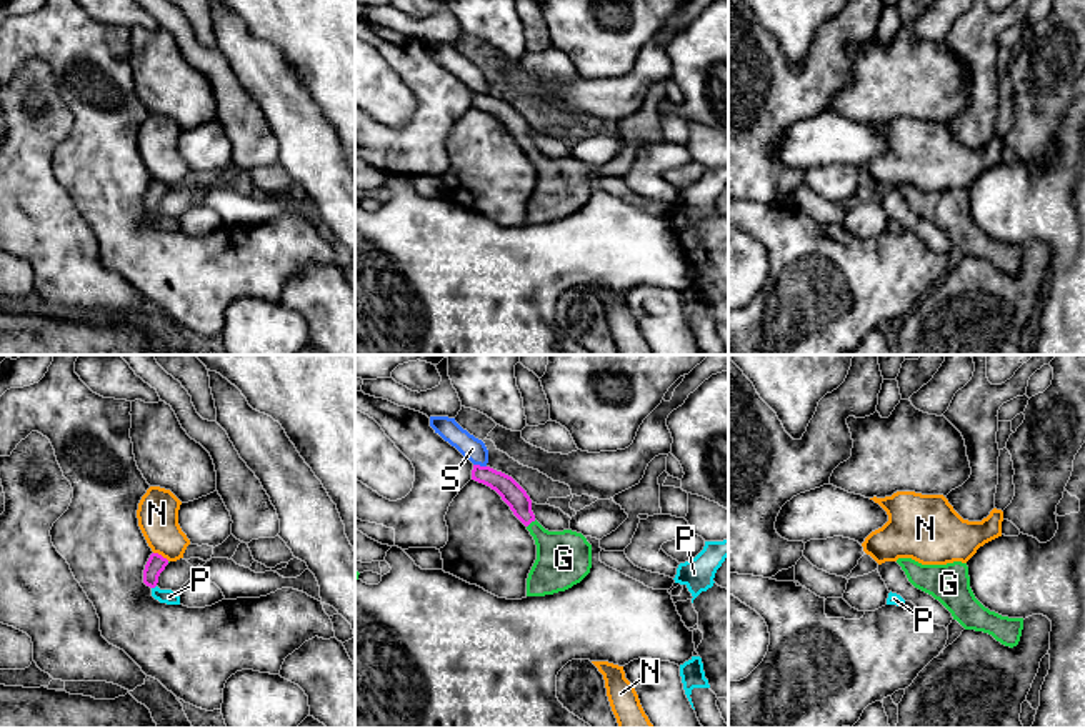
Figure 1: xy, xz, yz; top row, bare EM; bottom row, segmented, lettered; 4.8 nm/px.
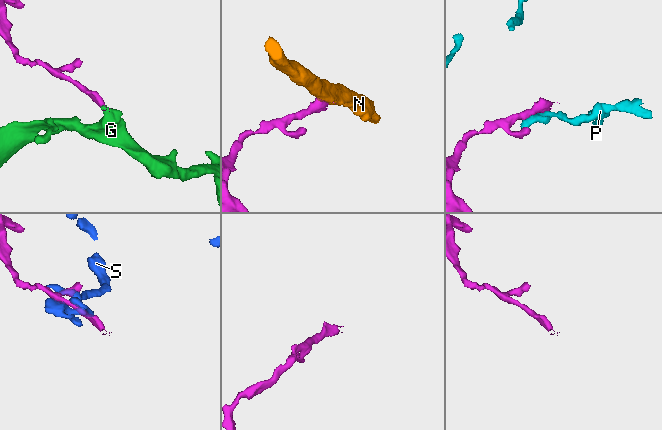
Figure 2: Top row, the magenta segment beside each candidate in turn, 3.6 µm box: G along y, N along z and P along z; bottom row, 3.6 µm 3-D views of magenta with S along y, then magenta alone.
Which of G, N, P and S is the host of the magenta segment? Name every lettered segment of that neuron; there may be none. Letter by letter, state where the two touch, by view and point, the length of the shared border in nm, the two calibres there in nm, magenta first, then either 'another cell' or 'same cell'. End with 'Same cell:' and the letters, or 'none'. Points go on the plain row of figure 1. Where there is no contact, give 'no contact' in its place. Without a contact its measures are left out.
G: xz (530, 149) | 60 nm | 110/280 nm | same cell
N: xy (160, 182) | 90 nm | 90/200 nm | another cell
P: xy (154, 214) | 30 nm | 90/70 nm | another cell
S: xz (479, 92) | 70 nm | 110/110 nm | another cell
Same cell: G

